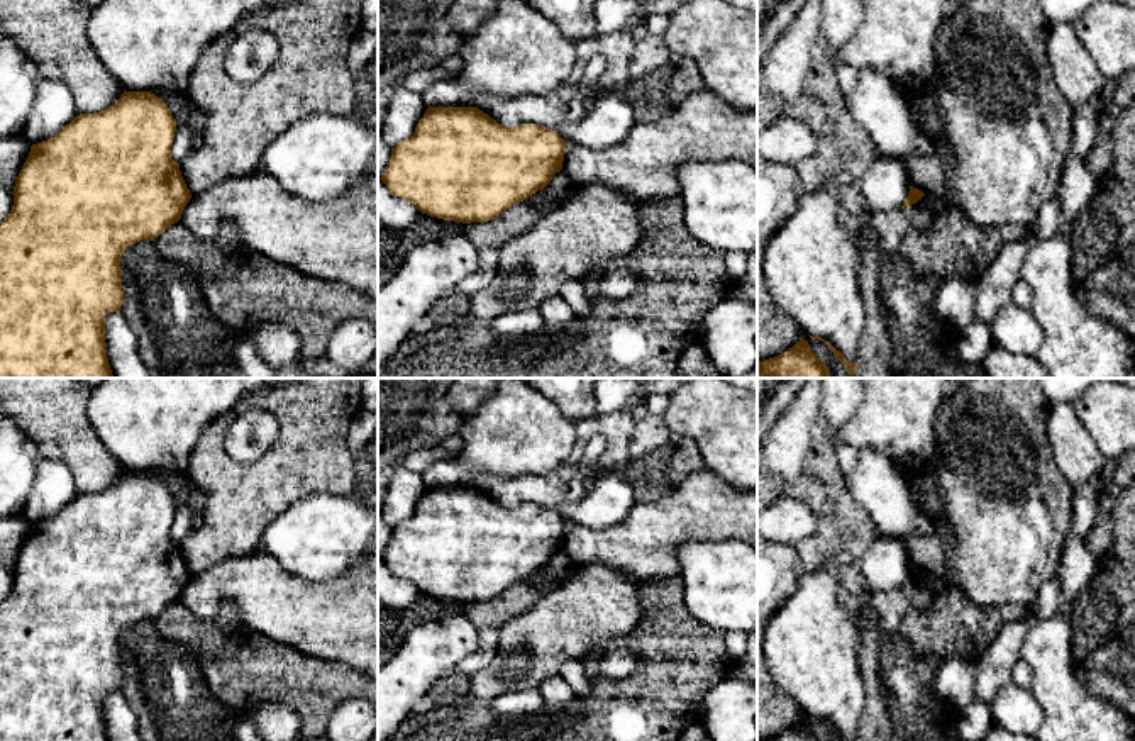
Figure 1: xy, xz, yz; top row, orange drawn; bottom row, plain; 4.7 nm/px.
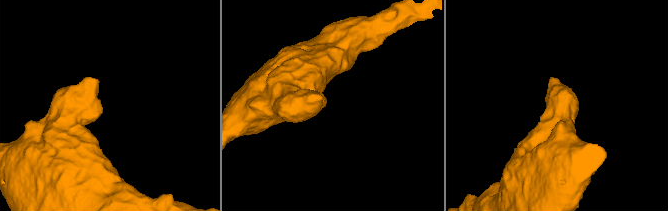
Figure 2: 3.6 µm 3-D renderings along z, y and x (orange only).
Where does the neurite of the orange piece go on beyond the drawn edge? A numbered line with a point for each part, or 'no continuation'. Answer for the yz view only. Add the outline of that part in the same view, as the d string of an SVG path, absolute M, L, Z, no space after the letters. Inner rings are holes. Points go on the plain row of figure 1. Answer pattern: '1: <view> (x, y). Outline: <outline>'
no continuation

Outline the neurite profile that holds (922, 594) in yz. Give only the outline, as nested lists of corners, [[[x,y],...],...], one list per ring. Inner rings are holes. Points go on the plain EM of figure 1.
[[[923,575],[916,583],[903,588],[908,605],[923,610],[935,600],[933,577]]]

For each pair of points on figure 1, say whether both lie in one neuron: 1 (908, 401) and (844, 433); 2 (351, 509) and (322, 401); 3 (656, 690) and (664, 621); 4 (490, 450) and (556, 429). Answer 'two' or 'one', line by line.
1: one
2: two
3: one
4: one

